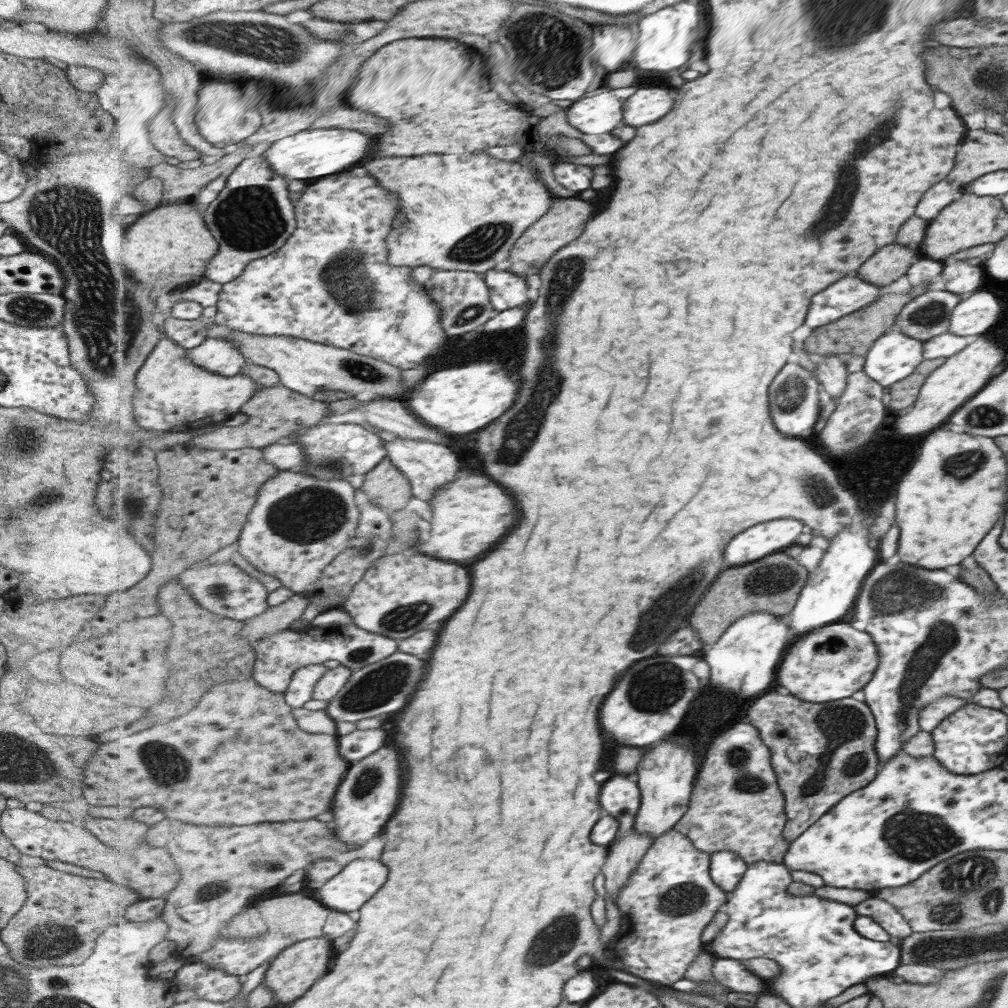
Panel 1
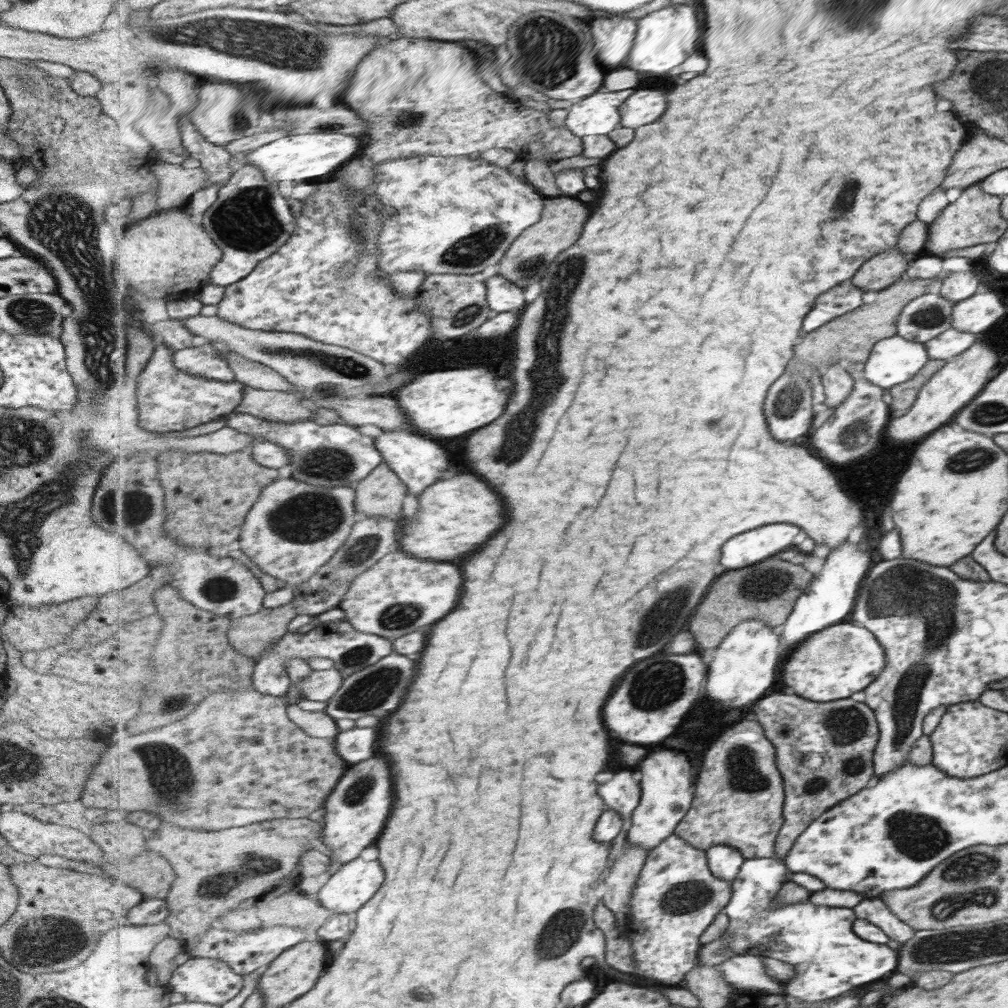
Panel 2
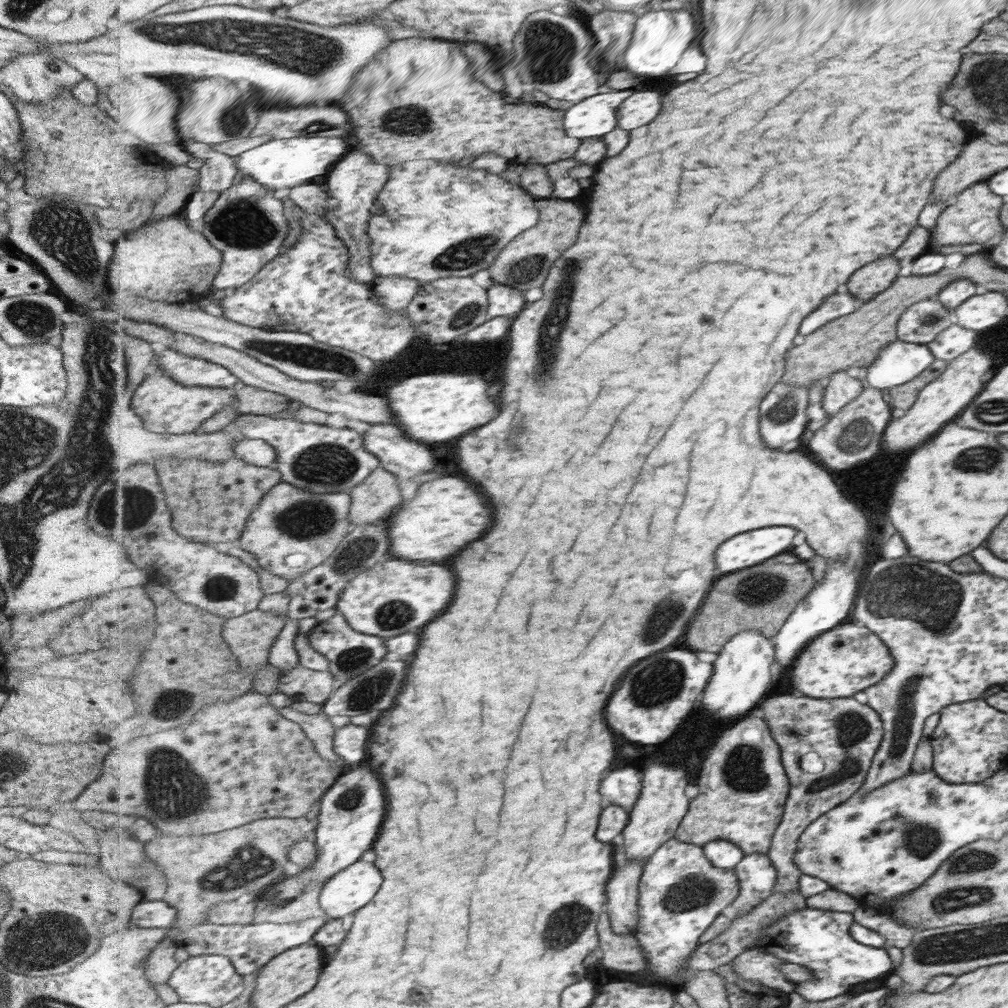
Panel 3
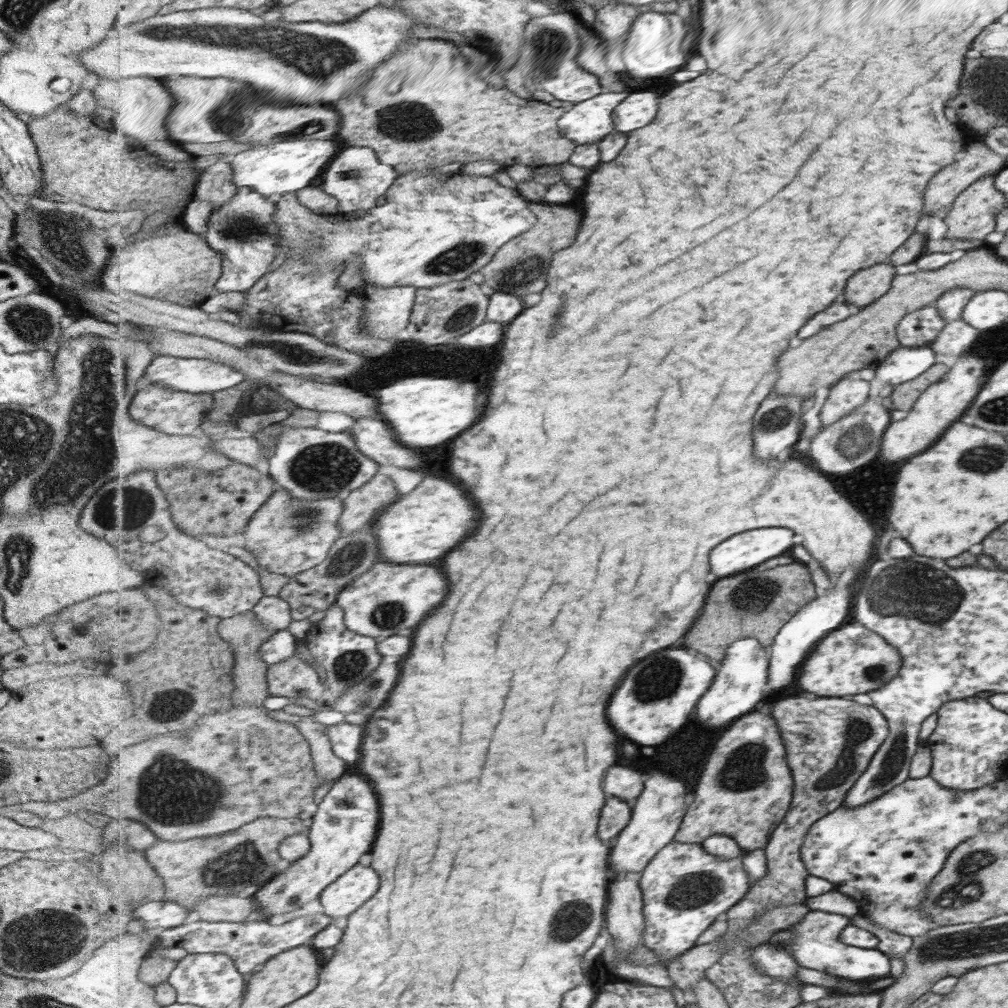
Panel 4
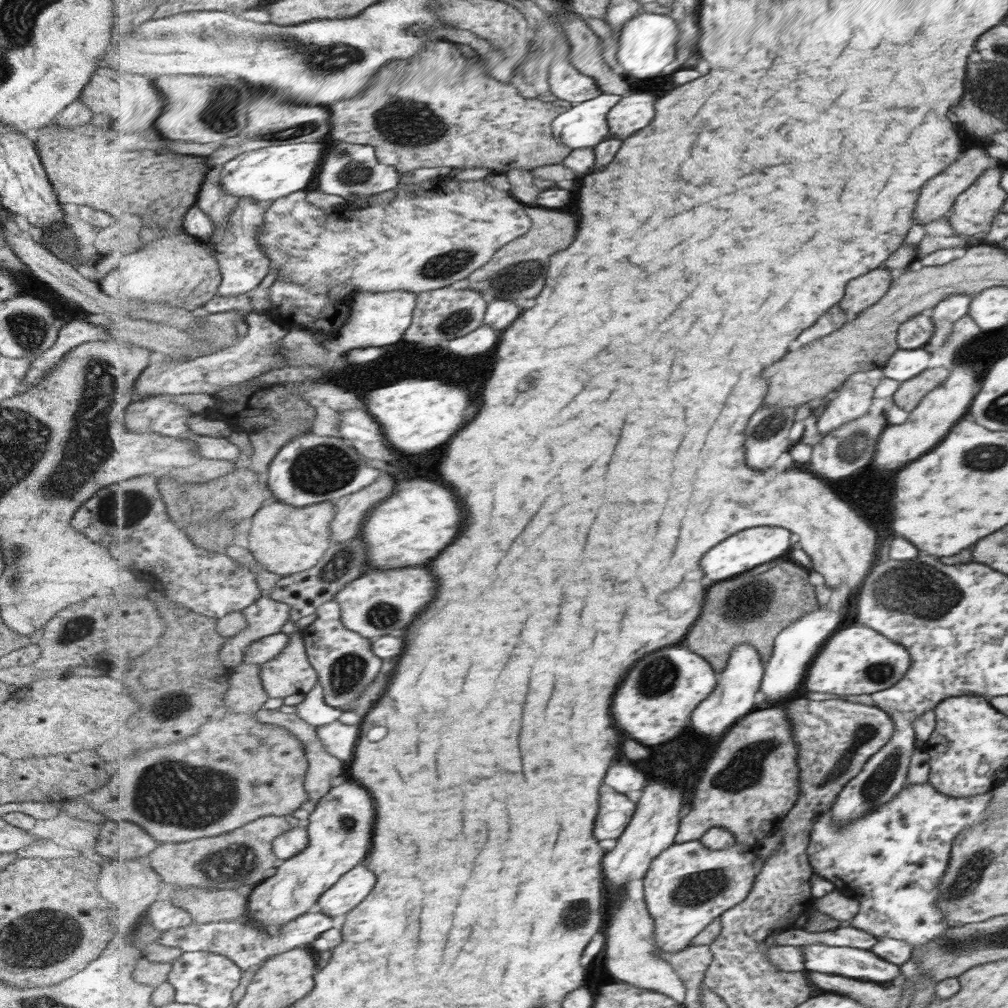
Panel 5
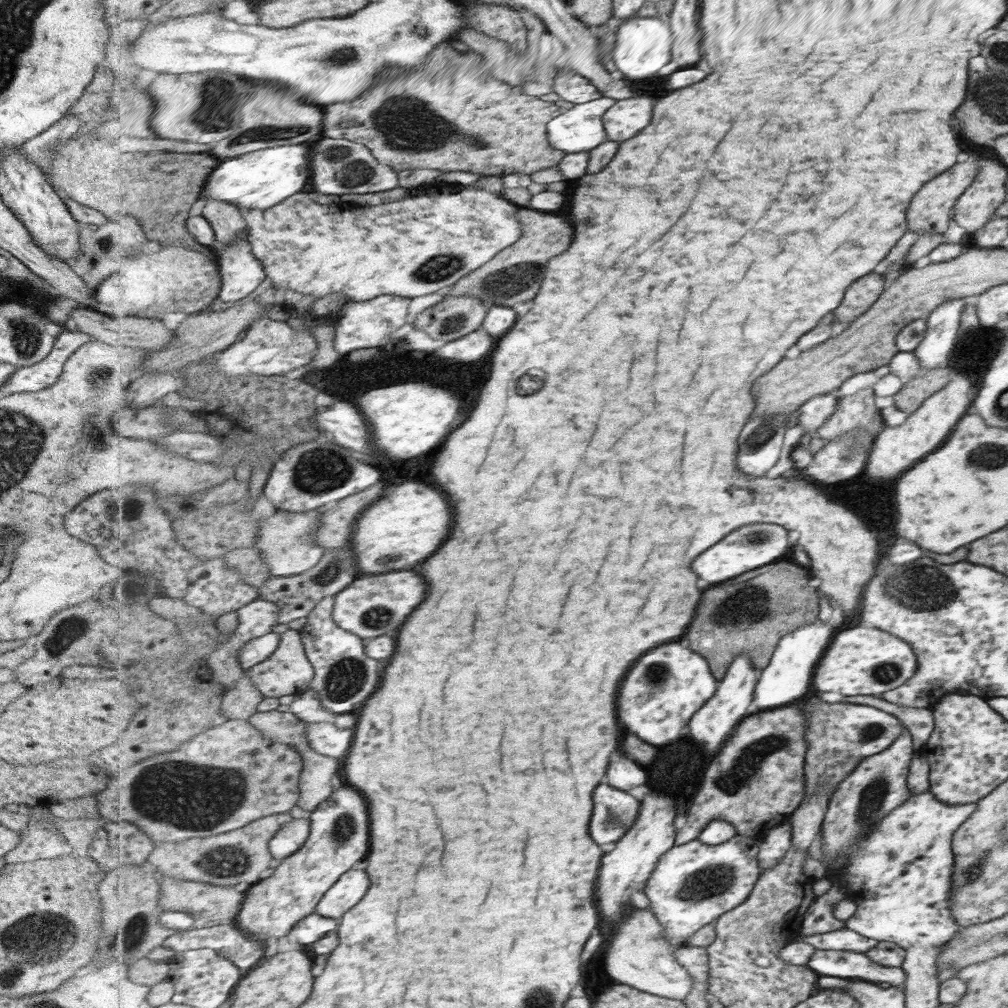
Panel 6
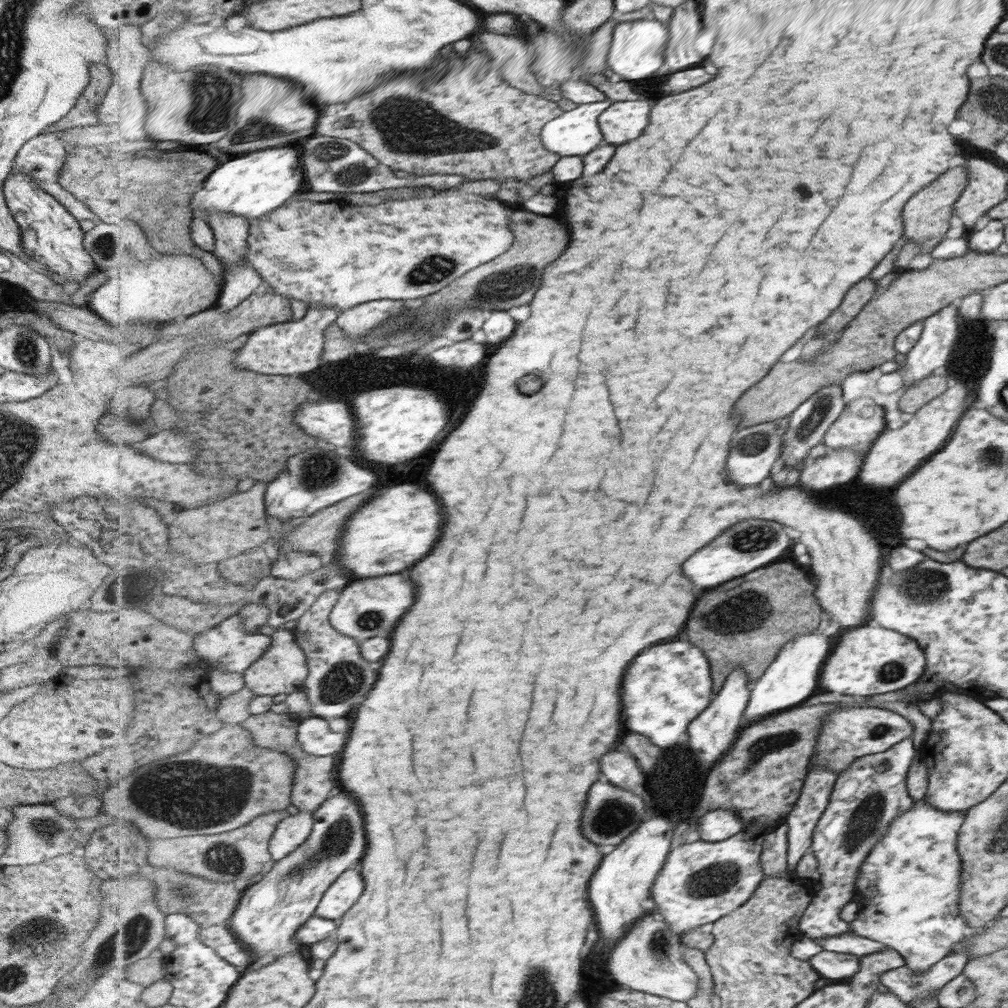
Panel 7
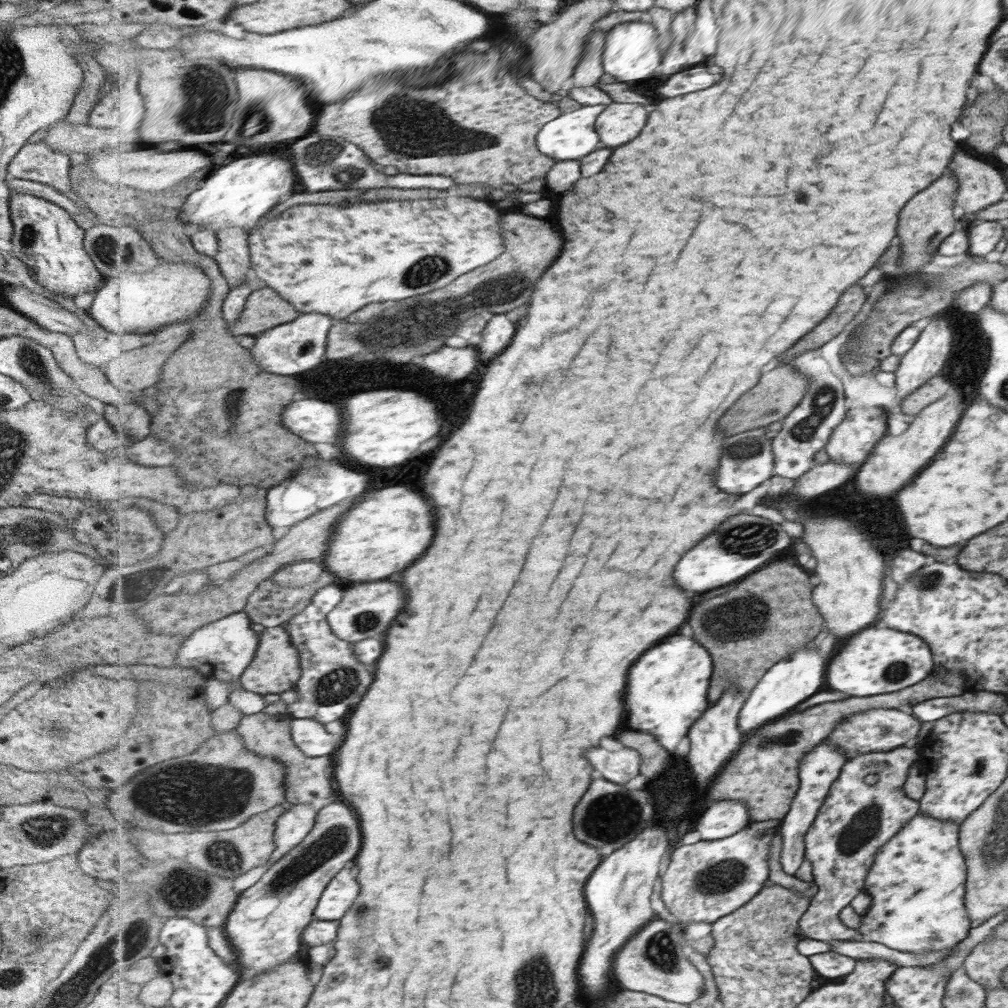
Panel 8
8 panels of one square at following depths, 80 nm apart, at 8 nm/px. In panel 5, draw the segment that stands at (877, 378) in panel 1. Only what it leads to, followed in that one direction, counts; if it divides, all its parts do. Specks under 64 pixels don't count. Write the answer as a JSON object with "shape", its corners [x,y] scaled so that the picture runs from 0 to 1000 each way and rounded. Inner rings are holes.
{"shape":[[[913,345],[889,348],[874,364],[877,375],[884,375],[891,380],[903,376],[920,365],[923,351]]]}

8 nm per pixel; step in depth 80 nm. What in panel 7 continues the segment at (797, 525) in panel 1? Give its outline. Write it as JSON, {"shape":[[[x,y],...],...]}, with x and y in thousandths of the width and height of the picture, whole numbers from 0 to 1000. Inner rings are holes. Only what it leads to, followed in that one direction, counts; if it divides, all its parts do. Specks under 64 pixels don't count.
{"shape":[[[741,516],[737,520],[729,520],[729,524],[723,524],[713,536],[709,536],[709,540],[697,544],[697,548],[691,548],[691,552],[682,558],[682,571],[686,571],[686,575],[689,575],[689,581],[693,583],[711,583],[713,579],[719,579],[727,573],[743,569],[745,565],[757,563],[763,558],[769,558],[781,544],[783,534],[779,532],[775,520],[761,516]]]}

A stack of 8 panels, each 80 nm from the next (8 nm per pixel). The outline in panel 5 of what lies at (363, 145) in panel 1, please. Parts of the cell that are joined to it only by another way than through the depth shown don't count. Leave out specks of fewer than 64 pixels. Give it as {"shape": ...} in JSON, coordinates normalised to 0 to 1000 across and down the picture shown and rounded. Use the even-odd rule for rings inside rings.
{"shape":[[[323,138],[313,142],[300,141],[294,143],[269,144],[235,154],[220,165],[219,179],[222,188],[231,194],[251,195],[258,200],[273,200],[282,194],[304,189],[309,183],[314,167],[321,159],[325,149]]]}

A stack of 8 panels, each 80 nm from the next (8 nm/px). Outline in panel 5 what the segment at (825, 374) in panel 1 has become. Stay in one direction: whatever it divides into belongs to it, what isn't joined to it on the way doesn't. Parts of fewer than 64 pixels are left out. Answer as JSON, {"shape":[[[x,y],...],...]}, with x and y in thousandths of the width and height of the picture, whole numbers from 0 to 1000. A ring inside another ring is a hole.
{"shape":[[[836,379],[829,386],[829,392],[820,397],[811,414],[811,428],[817,432],[843,417],[856,413],[862,405],[866,384],[859,380]]]}

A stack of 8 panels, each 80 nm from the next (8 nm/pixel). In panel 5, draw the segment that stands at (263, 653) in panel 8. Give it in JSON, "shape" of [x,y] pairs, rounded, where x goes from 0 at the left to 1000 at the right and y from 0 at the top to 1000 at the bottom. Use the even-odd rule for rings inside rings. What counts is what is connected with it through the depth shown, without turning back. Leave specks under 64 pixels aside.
{"shape":[[[299,626],[287,629],[285,643],[267,657],[258,659],[261,683],[268,692],[285,692],[291,688],[309,688],[316,670],[304,646]]]}

